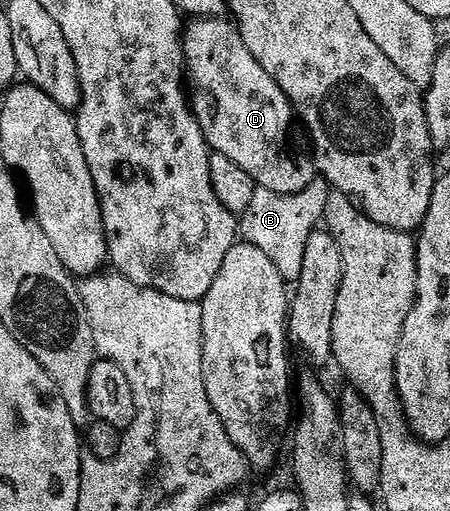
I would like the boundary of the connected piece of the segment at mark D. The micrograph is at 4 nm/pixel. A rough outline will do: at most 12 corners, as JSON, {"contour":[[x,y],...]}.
{"contour":[[226,17],[185,24],[211,152],[258,187],[316,178],[286,152],[290,100]]}

